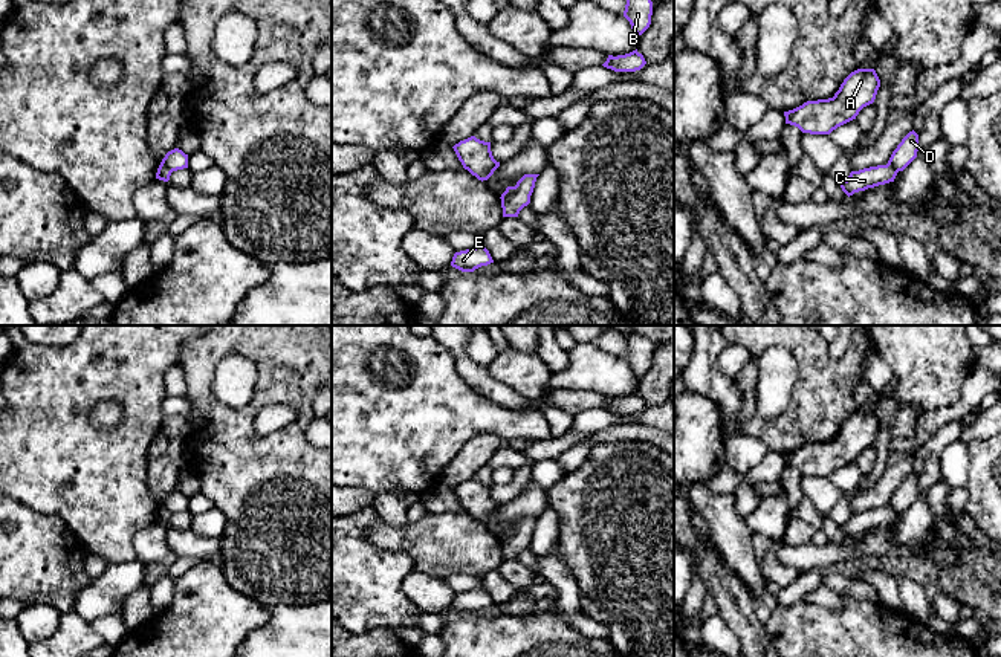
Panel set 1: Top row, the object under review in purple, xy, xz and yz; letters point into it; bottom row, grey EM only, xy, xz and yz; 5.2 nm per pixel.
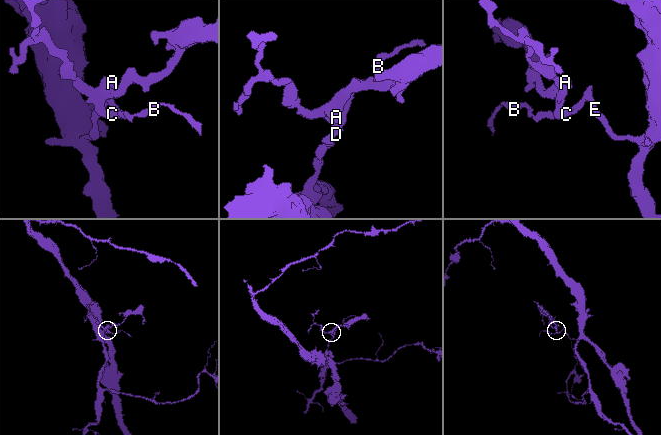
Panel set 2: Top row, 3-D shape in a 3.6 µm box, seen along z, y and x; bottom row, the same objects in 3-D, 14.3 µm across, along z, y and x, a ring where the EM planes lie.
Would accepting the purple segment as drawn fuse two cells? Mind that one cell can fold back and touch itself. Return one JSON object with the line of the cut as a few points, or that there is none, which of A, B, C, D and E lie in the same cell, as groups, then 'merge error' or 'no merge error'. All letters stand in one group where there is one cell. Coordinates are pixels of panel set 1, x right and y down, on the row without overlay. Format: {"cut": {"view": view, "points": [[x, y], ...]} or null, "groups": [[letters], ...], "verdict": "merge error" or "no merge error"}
{"cut": {"view": "xz", "points": [[515, 529], [515, 534], [502, 544]]}, "groups": [["A", "C"], ["B", "D", "E"]], "verdict": "merge error"}

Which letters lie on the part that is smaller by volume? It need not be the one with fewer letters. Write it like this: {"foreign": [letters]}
{"foreign": ["A", "C"]}

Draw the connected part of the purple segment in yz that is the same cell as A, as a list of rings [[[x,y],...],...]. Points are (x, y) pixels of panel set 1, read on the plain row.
[[[857,411],[844,422],[833,440],[807,443],[784,454],[786,466],[798,469],[802,475],[830,477],[873,446],[879,429],[880,422],[874,411]]]

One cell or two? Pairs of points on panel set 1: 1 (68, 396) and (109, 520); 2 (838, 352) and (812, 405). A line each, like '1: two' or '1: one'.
1: one
2: two

